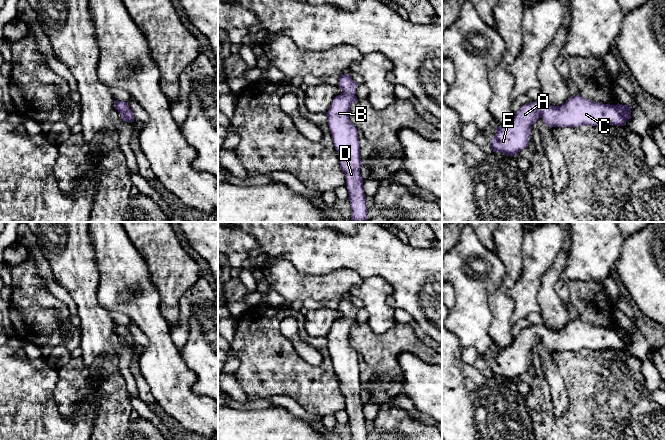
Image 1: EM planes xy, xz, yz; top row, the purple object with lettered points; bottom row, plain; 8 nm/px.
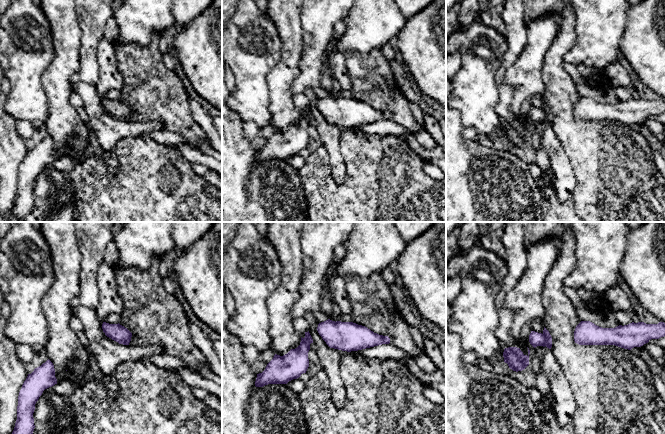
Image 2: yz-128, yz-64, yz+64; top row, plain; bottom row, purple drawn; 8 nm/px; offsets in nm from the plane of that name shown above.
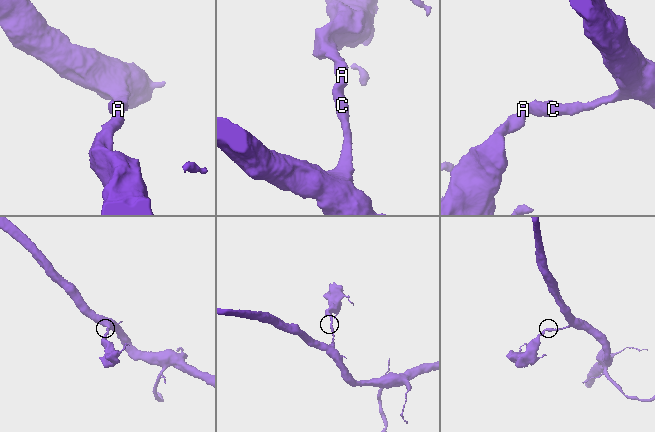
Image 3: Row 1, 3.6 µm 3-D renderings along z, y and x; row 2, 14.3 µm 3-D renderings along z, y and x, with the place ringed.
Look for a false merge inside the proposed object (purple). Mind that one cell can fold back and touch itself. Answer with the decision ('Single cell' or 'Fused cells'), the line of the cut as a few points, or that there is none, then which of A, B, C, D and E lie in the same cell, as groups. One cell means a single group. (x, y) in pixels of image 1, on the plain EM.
Single cell. No split. Groups: A B C D E

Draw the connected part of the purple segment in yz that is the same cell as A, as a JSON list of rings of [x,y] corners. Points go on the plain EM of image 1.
[[[576,319],[569,321],[561,330],[553,330],[542,323],[523,329],[511,346],[496,351],[496,358],[490,363],[493,376],[514,380],[527,372],[531,350],[539,341],[550,352],[607,348],[623,350],[632,342],[631,332],[619,327],[617,329],[595,327]]]

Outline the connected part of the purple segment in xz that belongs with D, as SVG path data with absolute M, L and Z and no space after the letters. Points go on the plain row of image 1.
M350 298L339 301L338 310L343 315L336 320L326 337L335 373L339 379L340 390L346 400L352 440L367 440L366 419L360 399L362 384L357 352L350 346L350 330L357 325L355 320L358 308Z

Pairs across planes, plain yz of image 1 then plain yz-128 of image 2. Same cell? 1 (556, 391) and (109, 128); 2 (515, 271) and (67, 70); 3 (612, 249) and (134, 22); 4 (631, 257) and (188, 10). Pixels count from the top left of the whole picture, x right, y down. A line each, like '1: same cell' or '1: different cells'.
1: same cell
2: same cell
3: same cell
4: different cells

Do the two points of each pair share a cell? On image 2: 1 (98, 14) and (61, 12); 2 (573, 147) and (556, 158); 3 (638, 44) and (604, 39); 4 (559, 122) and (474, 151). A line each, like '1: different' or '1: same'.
1: different
2: different
3: different
4: different

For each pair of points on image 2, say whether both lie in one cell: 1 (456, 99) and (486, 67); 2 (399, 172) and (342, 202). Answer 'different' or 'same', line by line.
1: same
2: same

